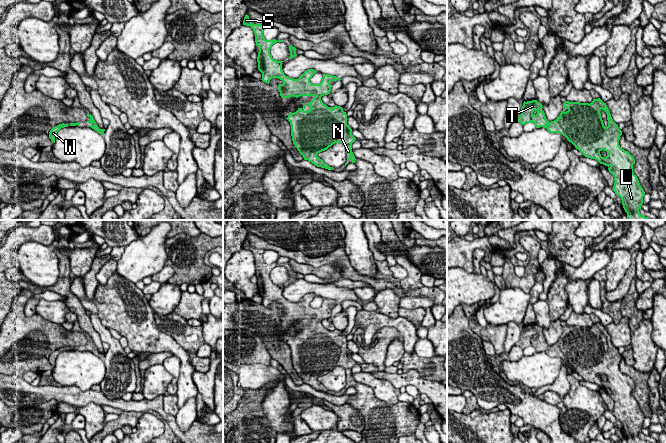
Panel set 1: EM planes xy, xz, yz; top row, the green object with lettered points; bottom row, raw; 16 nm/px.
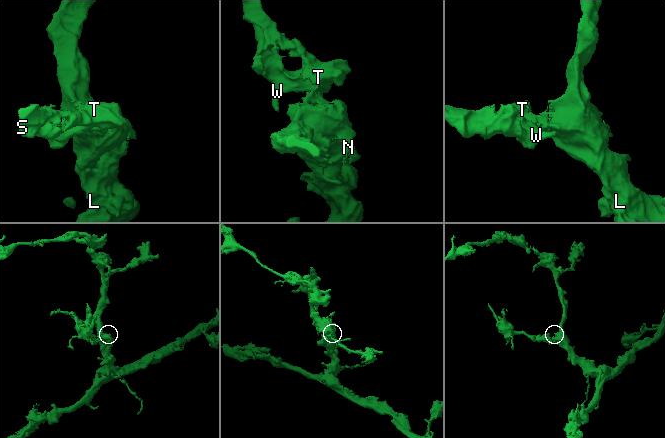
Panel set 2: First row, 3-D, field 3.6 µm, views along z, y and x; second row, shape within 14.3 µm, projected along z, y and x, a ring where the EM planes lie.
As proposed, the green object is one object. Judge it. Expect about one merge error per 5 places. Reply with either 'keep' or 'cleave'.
keep

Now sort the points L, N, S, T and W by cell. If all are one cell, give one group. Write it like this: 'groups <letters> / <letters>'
groups L N S T W

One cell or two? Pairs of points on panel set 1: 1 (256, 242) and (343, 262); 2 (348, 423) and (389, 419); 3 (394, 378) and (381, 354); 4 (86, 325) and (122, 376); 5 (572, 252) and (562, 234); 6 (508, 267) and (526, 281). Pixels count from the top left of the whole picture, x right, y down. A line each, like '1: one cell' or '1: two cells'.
1: one cell
2: two cells
3: two cells
4: two cells
5: one cell
6: one cell

